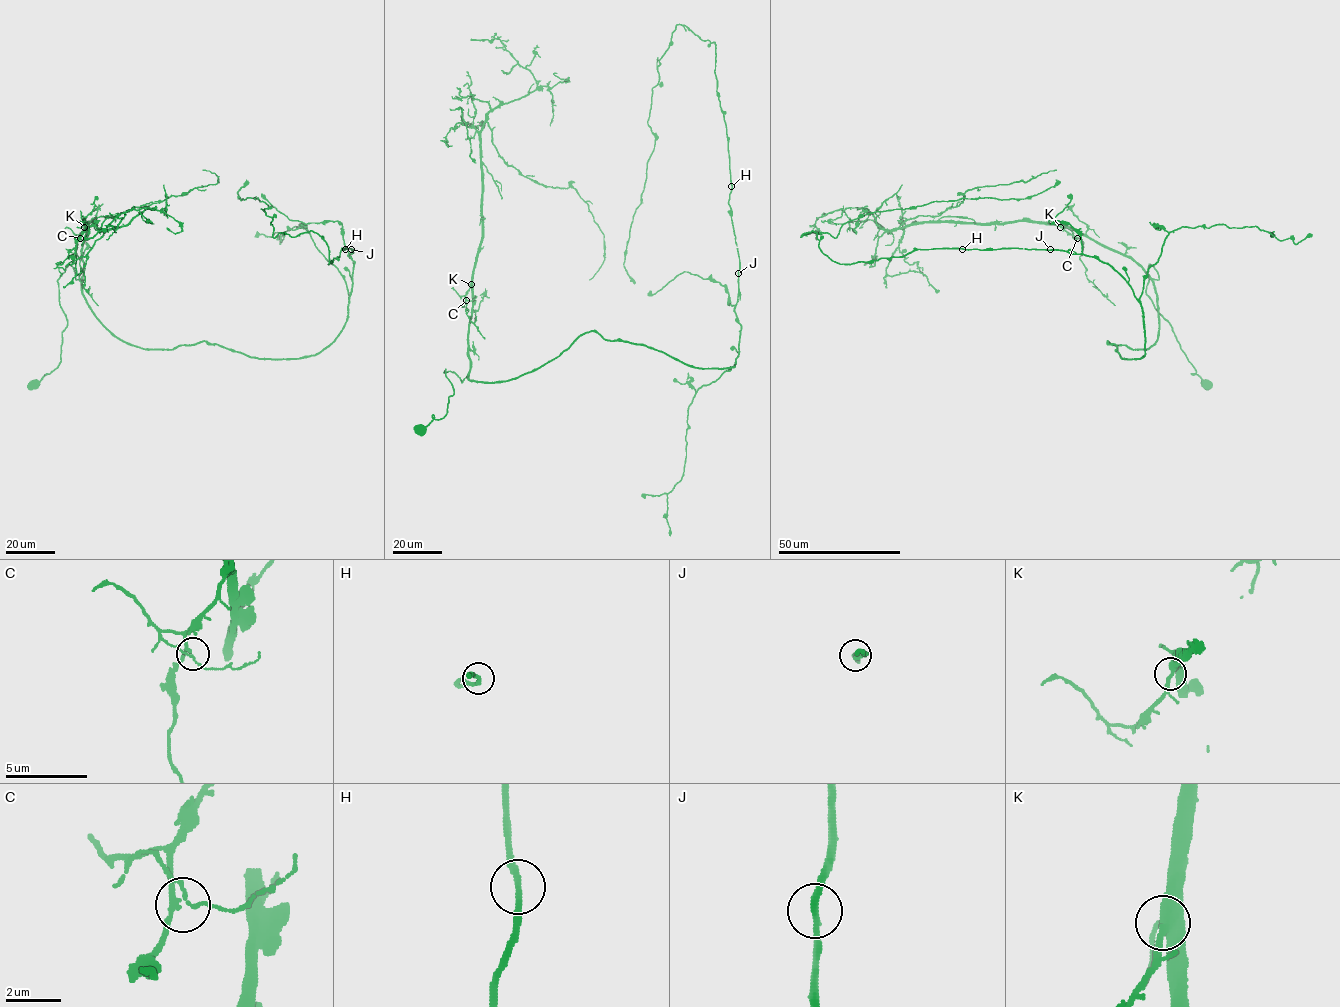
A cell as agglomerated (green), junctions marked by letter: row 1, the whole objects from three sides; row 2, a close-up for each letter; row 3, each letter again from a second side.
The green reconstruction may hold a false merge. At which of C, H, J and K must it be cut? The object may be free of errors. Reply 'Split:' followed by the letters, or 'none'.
Split: none

